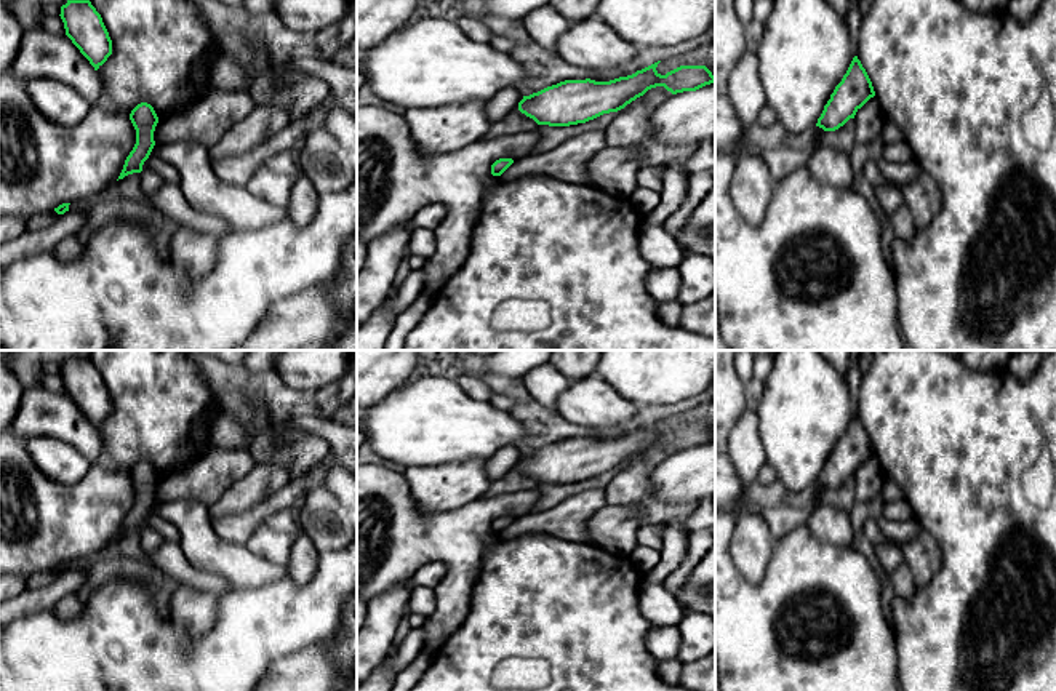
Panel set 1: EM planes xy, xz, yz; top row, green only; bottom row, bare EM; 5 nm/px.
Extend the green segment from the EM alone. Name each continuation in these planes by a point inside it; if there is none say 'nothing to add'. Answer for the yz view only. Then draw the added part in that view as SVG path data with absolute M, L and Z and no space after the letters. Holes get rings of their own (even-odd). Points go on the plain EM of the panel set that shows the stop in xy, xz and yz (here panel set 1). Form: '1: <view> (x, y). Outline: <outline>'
nothing to add

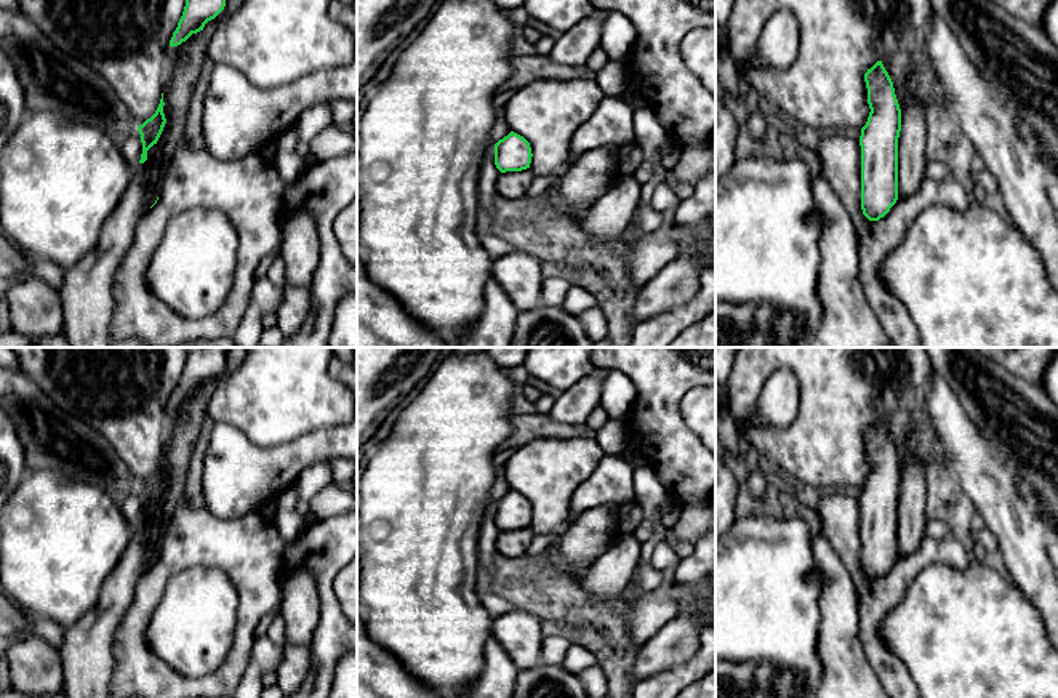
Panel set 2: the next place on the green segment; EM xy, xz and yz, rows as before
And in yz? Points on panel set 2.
1: yz (911, 503). Outline: M906 456L901 464L901 490L898 496L898 554L912 554L925 533L925 472L917 459Z

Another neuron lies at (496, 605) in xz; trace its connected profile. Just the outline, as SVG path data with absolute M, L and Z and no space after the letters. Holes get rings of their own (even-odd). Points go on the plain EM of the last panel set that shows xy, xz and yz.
M480 591L480 600L483 604L483 607L496 618L501 616L506 612L511 612L514 608L517 608L515 605L512 605L511 602L504 600L503 597L493 594L493 592L487 592L487 591Z

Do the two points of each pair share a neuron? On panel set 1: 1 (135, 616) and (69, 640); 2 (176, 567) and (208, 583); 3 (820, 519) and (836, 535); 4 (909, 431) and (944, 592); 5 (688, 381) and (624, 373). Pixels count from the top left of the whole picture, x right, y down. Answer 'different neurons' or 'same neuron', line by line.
1: same neuron
2: same neuron
3: same neuron
4: same neuron
5: same neuron

